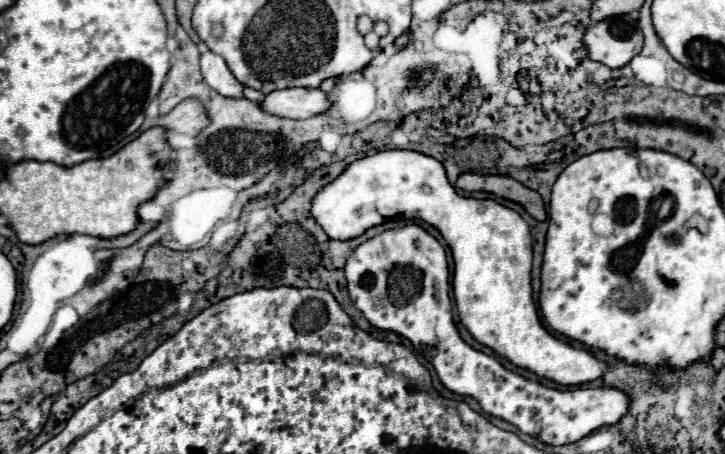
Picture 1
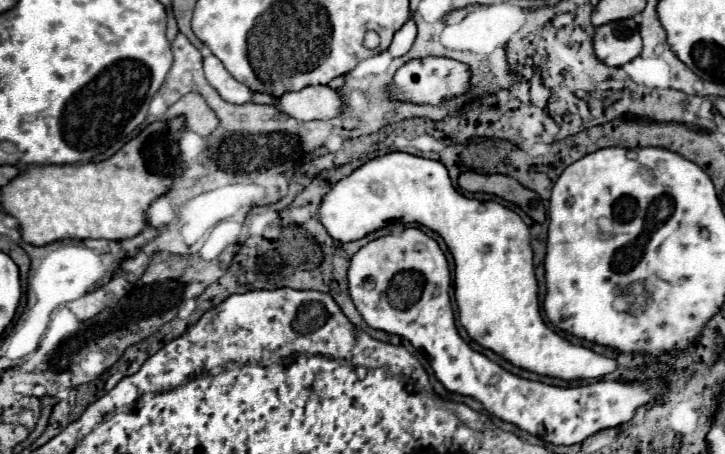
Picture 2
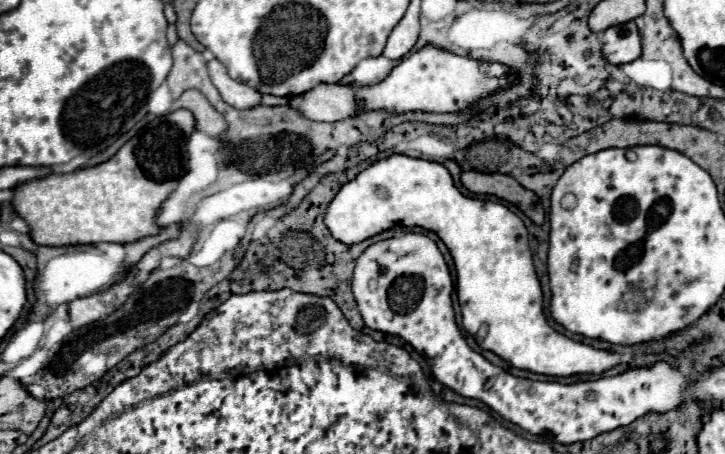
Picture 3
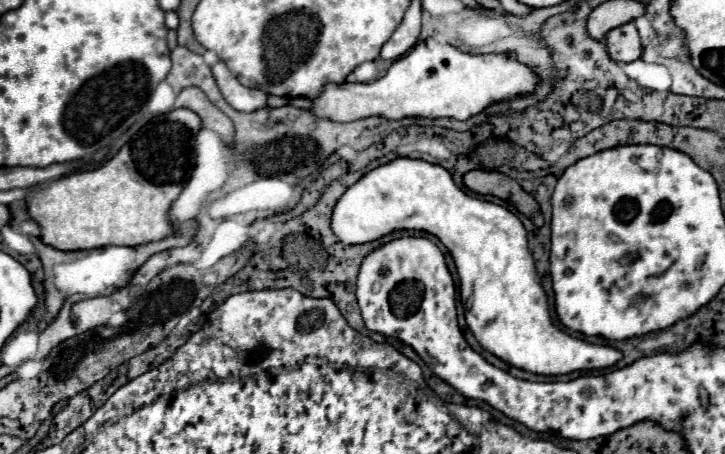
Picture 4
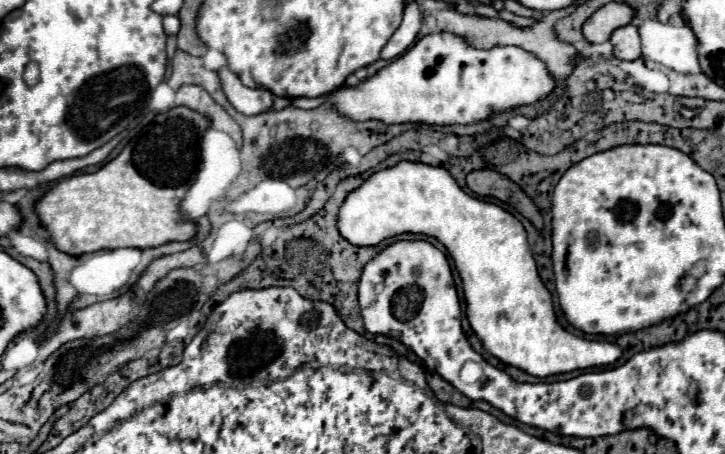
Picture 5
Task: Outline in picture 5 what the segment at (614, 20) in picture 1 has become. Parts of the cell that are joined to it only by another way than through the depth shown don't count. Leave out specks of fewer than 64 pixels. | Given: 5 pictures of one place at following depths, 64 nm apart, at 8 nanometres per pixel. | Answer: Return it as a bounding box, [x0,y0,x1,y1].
[610,24,642,60]

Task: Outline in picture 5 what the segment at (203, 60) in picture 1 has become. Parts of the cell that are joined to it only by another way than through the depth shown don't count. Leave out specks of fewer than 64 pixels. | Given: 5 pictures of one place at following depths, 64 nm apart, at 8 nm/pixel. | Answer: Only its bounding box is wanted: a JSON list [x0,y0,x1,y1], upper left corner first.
[218,68,274,116]

